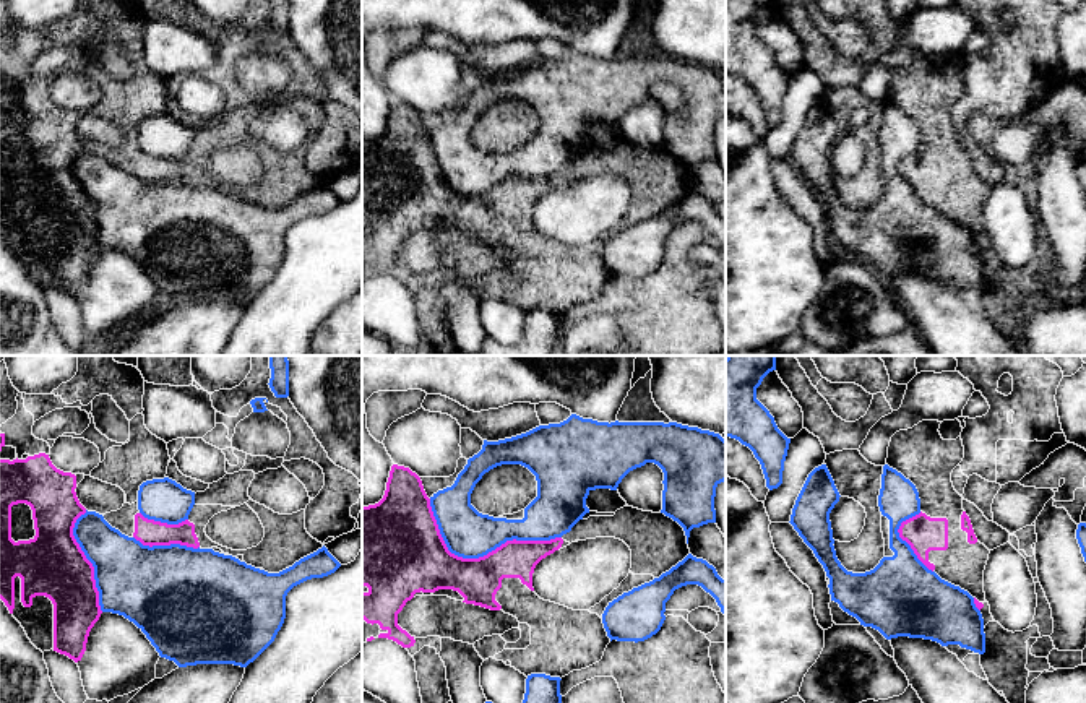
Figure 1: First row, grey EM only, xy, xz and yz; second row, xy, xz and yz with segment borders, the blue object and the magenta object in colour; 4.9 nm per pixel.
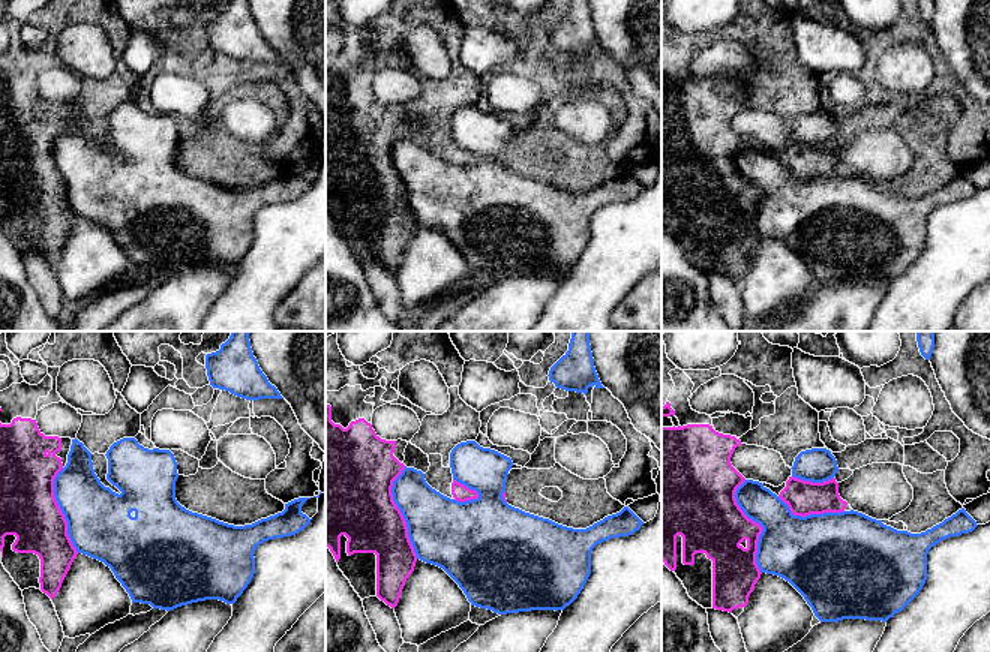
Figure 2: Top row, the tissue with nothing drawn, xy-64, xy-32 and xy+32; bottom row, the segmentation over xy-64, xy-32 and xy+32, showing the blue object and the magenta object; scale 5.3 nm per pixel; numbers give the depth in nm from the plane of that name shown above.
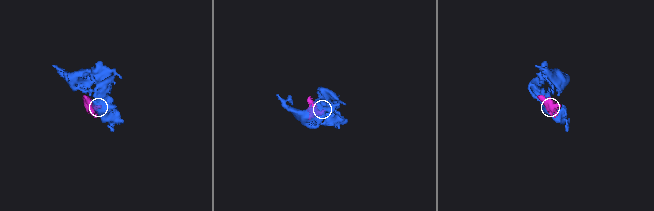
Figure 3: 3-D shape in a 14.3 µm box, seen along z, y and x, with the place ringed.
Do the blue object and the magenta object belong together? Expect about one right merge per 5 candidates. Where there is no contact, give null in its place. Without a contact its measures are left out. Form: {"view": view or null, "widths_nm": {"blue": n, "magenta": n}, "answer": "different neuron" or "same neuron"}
{"view": "xz", "widths_nm": {"blue": 240, "magenta": 240}, "answer": "different neuron"}

